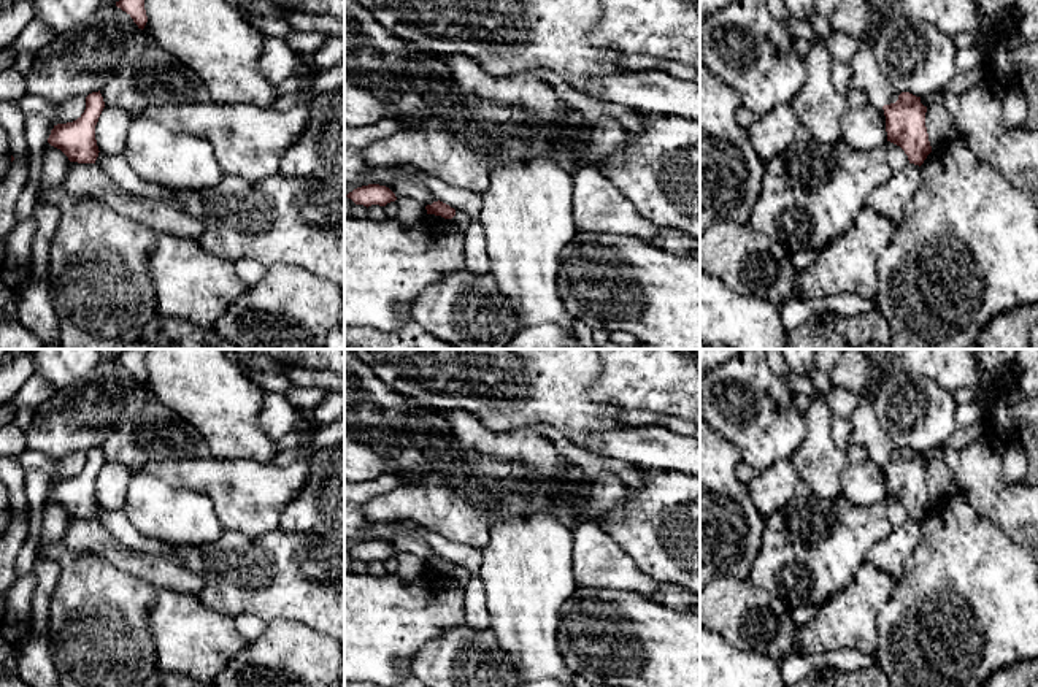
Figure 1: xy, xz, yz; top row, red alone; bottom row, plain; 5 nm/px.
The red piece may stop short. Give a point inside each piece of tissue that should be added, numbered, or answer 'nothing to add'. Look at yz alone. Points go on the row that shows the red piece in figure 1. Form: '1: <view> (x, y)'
nothing to add

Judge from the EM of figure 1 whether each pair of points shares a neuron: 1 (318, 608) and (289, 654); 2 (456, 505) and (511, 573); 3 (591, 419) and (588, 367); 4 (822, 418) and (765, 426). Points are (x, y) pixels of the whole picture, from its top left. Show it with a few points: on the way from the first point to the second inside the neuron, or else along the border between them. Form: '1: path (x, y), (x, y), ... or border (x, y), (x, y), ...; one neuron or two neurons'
1: border (269, 621), (294, 619), (327, 635); two neurons
2: border (515, 519), (497, 522), (481, 549); two neurons
3: path (581, 406), (581, 379); one neuron
4: border (805, 414), (807, 437), (792, 454); two neurons

